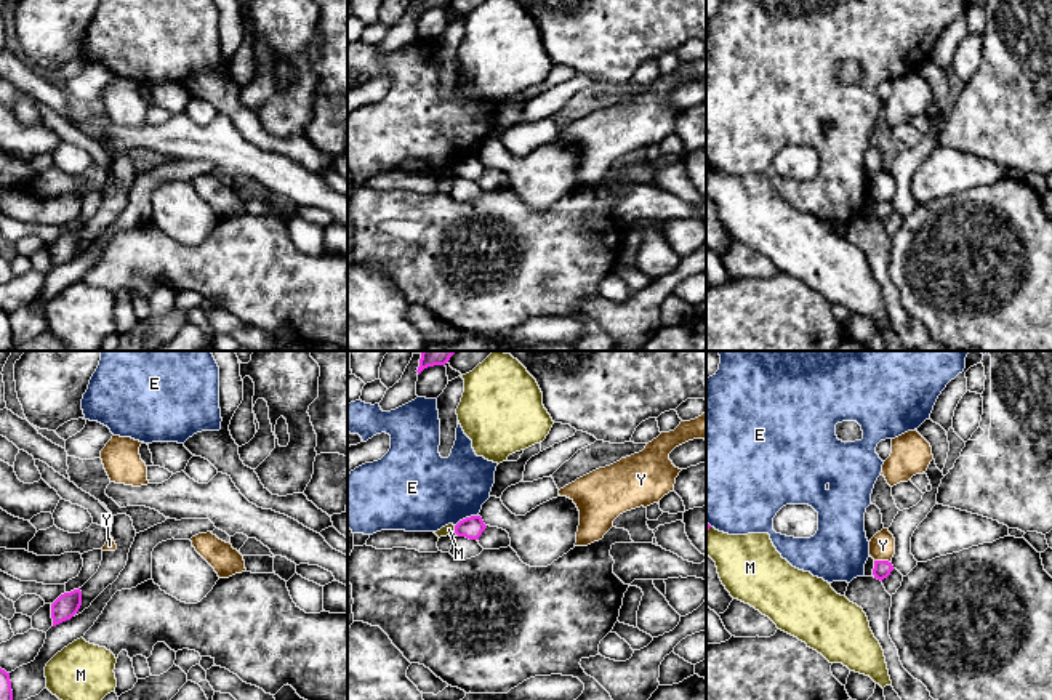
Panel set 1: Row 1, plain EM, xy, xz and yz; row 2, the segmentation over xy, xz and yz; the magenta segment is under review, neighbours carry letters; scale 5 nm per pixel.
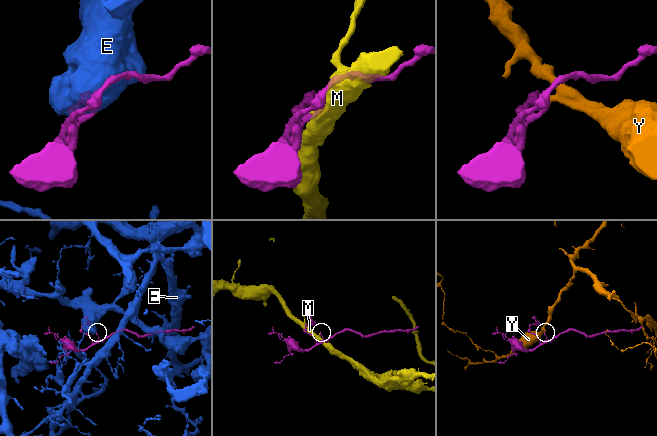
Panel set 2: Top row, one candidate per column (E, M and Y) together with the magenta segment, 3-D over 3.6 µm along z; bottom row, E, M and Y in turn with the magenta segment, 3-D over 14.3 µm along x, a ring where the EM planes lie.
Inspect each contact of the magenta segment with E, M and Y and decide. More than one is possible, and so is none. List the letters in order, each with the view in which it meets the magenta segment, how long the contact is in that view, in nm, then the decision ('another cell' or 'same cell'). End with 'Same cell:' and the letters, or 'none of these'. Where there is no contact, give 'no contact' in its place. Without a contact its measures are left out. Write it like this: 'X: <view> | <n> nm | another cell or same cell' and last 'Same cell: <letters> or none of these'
E: xz | 130 nm | another cell
M: xz | 30 nm | another cell
Y: yz | 80 nm | another cell
Same cell: none of these

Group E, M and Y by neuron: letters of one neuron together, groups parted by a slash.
E / M / Y

